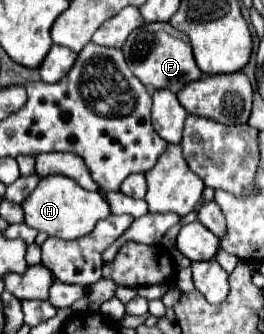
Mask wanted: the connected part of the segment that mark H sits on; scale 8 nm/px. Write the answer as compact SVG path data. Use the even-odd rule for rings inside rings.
M46 176L40 180L36 190L24 200L24 222L48 236L56 236L62 240L76 240L84 234L90 234L96 222L108 218L112 214L110 204L100 196L100 192L90 192L80 188L74 180L66 176Z

